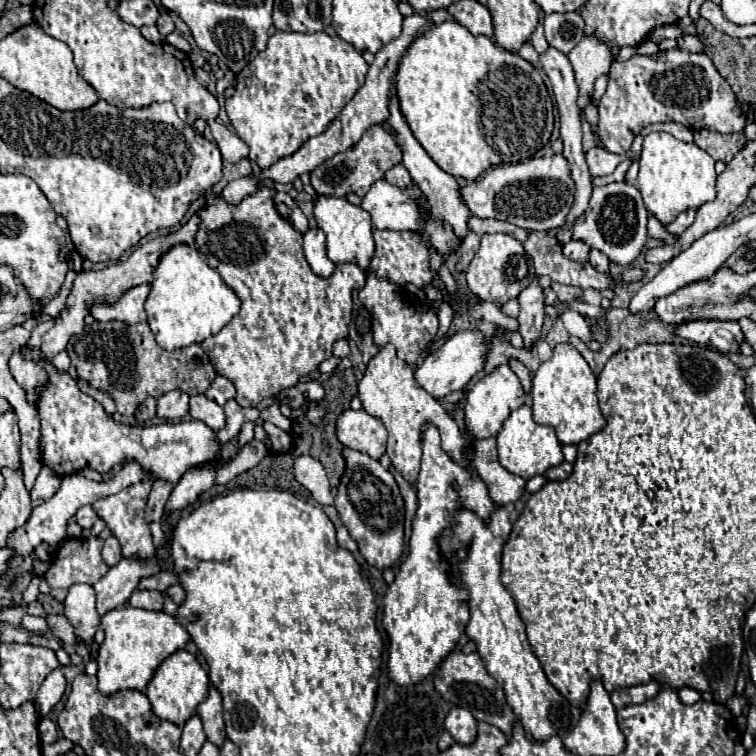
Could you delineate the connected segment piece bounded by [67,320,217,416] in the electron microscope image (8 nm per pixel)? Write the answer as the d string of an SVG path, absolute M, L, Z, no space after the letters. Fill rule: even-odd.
M109 320L95 322L81 334L71 336L67 354L81 380L85 380L91 388L107 392L115 400L117 412L121 416L133 416L137 406L149 396L159 398L171 390L181 390L189 396L203 394L217 376L199 344L191 344L173 352L161 350L157 346L159 344L155 342L149 324L131 326L119 320Z

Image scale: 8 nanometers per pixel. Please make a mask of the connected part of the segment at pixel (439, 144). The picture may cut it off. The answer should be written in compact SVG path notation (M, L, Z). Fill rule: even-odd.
M451 20L431 24L417 34L399 62L395 90L401 114L413 136L433 162L455 178L475 180L491 166L531 158L549 142L553 132L553 102L539 70L519 54L499 48L491 38L473 36L467 28Z

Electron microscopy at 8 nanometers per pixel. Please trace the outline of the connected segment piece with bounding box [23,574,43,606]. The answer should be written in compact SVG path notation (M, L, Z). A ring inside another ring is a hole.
M37 574L37 576L33 576L33 580L31 580L31 584L29 584L29 588L25 590L25 594L23 594L23 604L27 606L27 604L31 604L31 602L35 602L37 600L37 596L39 596L39 582L43 580L43 576L41 574Z

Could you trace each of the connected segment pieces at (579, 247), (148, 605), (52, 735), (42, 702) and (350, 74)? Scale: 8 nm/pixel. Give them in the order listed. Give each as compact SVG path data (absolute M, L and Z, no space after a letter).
M569 240L567 244L563 244L563 252L567 258L577 260L577 262L587 262L589 260L589 246L581 244L579 240Z
M135 590L129 598L129 604L135 608L145 608L145 610L161 610L163 596L157 590Z
M43 718L39 722L39 738L43 744L55 744L59 740L59 732L57 732L57 726L49 720L49 718Z
M55 669L43 681L37 692L35 702L39 704L43 716L47 716L51 712L51 708L61 700L63 692L65 692L65 676L60 669Z
M277 30L267 50L259 52L235 80L235 94L225 100L237 136L249 146L249 160L261 170L295 154L307 138L329 128L365 82L369 64L339 36Z

